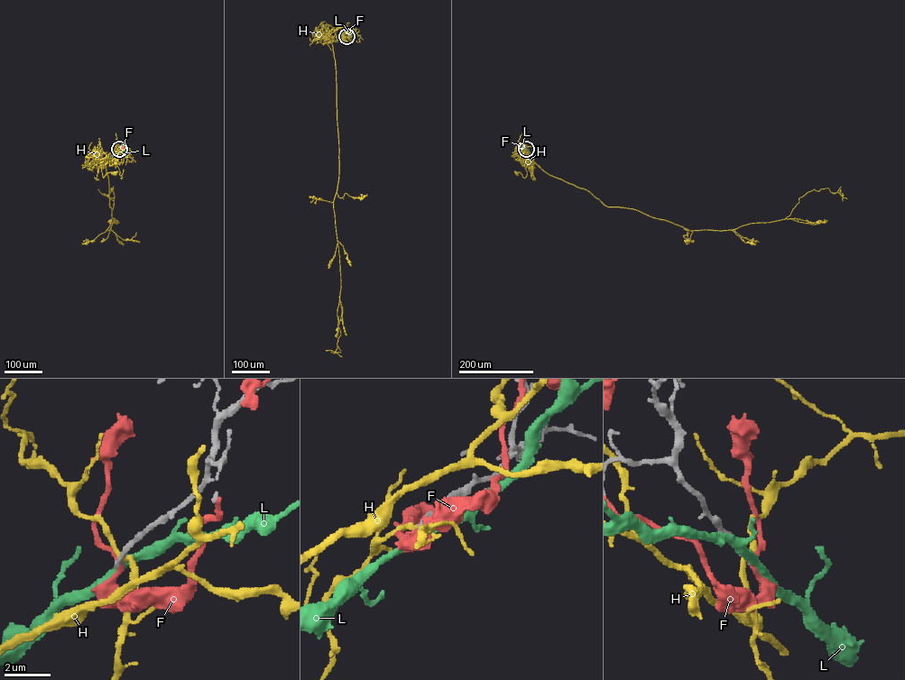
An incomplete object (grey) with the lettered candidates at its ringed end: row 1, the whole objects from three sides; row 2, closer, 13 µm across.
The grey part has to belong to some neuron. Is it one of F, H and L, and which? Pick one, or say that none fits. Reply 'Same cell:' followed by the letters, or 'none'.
Same cell: L

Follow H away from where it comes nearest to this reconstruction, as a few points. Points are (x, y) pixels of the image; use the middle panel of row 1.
H: (346, 36), (327, 34), (329, 37), (343, 26)

